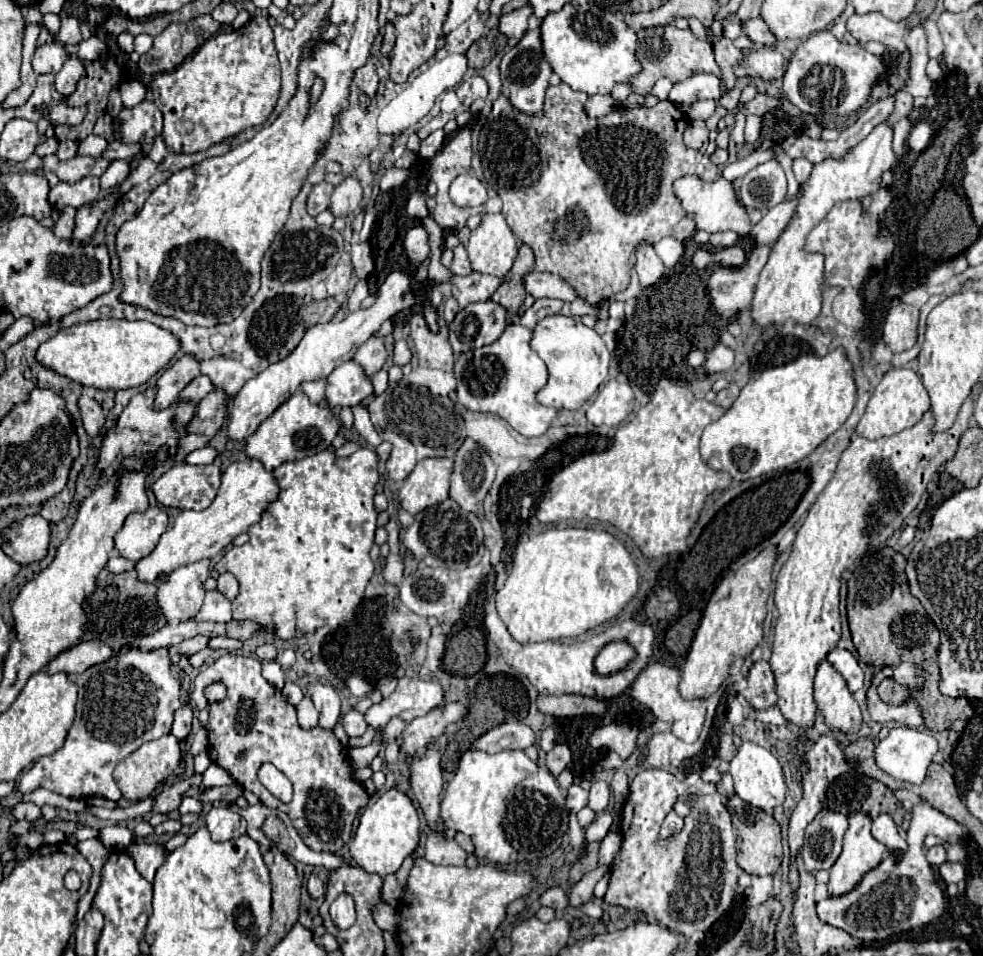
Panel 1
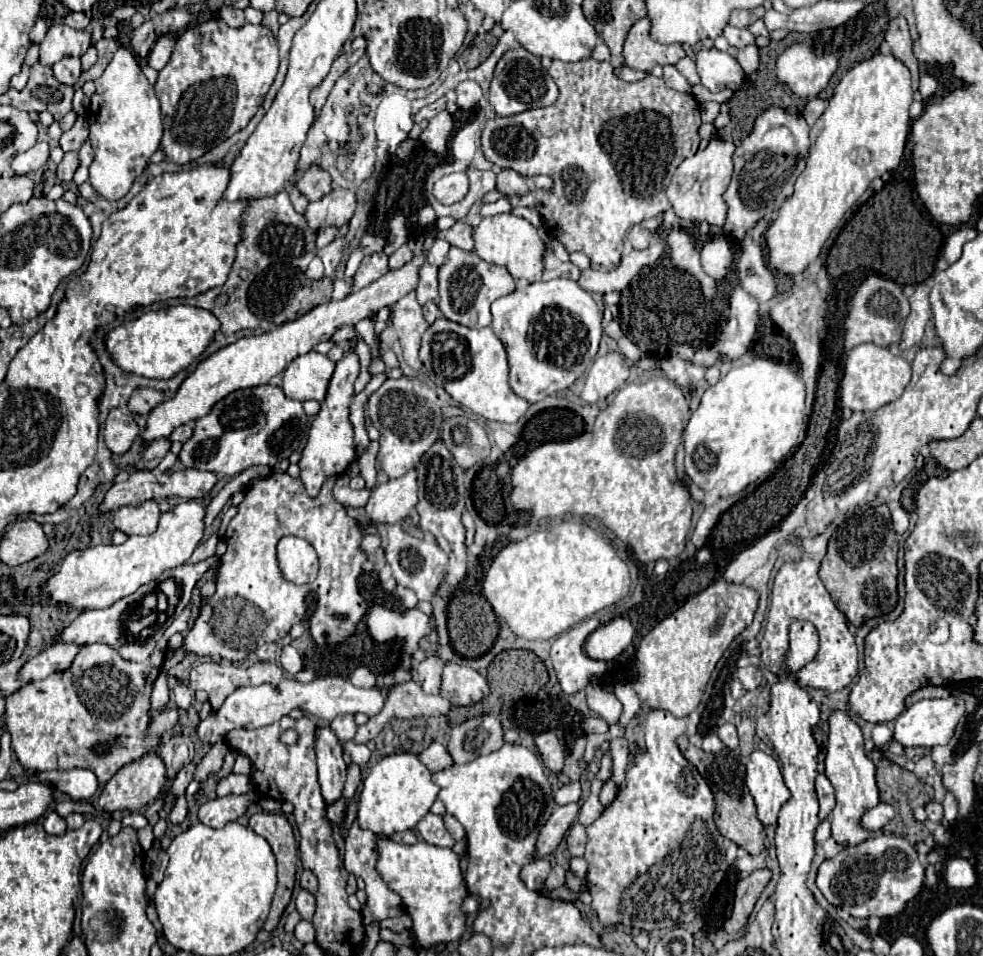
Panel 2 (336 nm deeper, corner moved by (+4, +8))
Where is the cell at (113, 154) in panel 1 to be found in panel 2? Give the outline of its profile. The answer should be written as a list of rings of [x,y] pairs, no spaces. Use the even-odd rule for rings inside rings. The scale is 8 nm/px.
[[[79,117],[79,119],[75,121],[75,125],[61,135],[59,147],[61,147],[63,151],[77,151],[77,149],[87,141],[87,137],[89,137],[87,121],[85,121],[85,117]]]

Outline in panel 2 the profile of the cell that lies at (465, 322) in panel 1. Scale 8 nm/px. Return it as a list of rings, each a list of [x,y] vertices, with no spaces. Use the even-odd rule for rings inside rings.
[[[451,247],[447,261],[439,267],[439,309],[441,313],[465,327],[491,325],[491,303],[507,293],[515,291],[515,279],[501,265],[485,263],[475,251],[457,251]]]

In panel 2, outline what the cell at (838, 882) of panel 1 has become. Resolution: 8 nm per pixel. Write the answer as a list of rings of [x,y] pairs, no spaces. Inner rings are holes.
[[[835,711],[829,719],[829,741],[827,741],[827,757],[825,757],[825,775],[835,787],[837,793],[837,805],[831,811],[831,831],[835,841],[843,843],[847,841],[849,845],[857,845],[865,839],[869,839],[875,833],[865,831],[859,825],[861,815],[879,803],[879,791],[875,783],[875,765],[871,759],[865,755],[863,749],[863,733],[861,729],[849,719],[847,713]]]

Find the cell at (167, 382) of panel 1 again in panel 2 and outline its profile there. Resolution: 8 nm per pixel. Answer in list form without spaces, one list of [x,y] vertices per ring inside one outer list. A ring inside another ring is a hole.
[[[139,387],[139,389],[133,391],[127,407],[135,415],[147,415],[153,407],[163,403],[163,399],[165,399],[165,395],[161,391],[155,391],[155,389],[149,389],[149,387]]]

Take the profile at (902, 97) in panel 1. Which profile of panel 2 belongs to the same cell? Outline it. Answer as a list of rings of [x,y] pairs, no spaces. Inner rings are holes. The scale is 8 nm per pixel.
[[[899,15],[899,17],[889,19],[887,31],[885,31],[885,41],[891,47],[893,55],[899,57],[909,67],[911,77],[913,77],[913,89],[917,89],[917,85],[919,85],[919,69],[917,69],[917,59],[913,55],[913,41],[911,41],[905,17]]]

